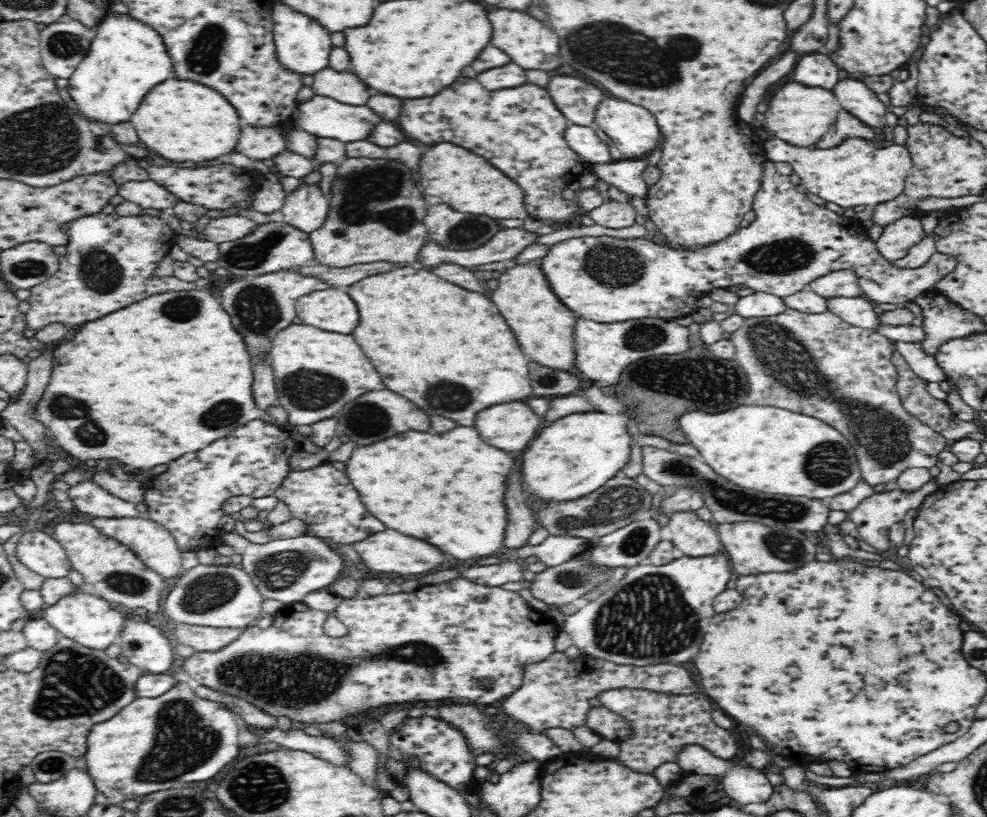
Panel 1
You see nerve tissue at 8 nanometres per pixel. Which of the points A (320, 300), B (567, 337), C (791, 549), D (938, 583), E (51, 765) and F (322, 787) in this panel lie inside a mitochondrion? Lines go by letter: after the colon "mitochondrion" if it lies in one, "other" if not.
A: other
B: other
C: mitochondrion
D: other
E: mitochondrion
F: other

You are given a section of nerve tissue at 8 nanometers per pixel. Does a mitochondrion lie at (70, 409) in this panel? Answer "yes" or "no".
yes

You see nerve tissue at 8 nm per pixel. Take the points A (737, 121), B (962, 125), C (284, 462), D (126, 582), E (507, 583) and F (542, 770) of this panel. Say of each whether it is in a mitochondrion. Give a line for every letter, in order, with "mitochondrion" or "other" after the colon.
A: other
B: other
C: other
D: mitochondrion
E: other
F: other

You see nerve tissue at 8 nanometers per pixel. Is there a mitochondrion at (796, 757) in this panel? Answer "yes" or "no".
no

